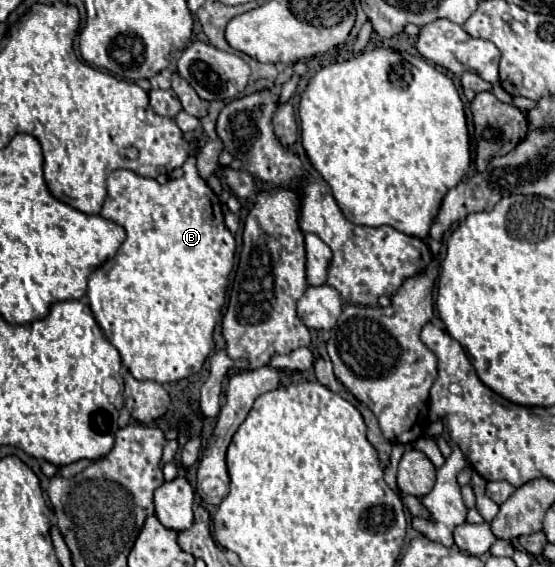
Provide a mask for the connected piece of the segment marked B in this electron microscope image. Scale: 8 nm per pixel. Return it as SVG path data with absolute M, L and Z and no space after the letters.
M190 130L182 134L186 142L194 144L184 162L184 176L158 184L152 178L140 178L130 170L114 170L108 176L108 194L100 216L122 226L126 240L114 258L106 260L88 280L88 298L92 314L102 328L106 340L120 352L122 364L136 380L176 382L200 372L204 360L214 348L214 328L222 318L226 300L228 276L234 266L236 242L224 226L218 196L196 172L196 152L204 146L204 134Z

